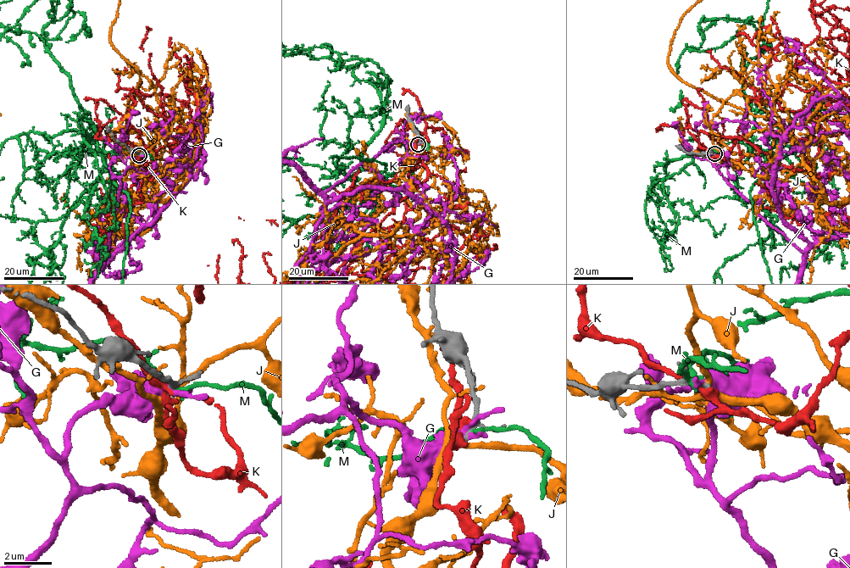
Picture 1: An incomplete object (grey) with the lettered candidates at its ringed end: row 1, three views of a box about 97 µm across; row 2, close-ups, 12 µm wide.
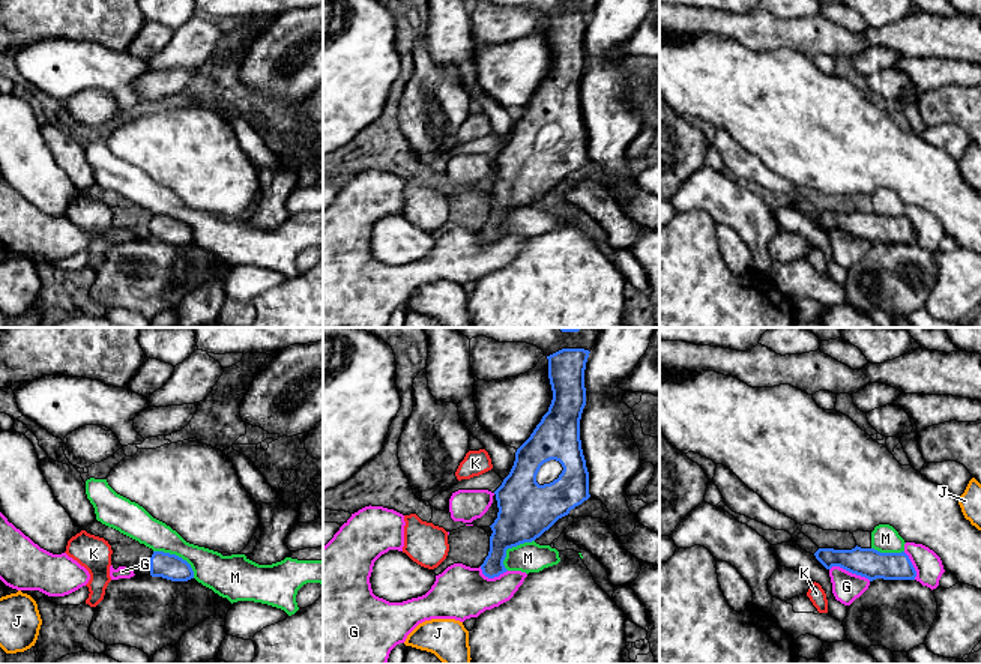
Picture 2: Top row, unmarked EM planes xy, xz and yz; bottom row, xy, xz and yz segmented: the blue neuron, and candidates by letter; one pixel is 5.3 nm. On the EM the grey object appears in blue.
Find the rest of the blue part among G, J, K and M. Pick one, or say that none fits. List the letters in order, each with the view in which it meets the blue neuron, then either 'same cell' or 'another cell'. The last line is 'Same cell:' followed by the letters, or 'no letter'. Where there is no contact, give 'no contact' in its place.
G: yz | another cell
J: no contact | another cell
K: no contact | another cell
M: xy | another cell
Same cell: no letter

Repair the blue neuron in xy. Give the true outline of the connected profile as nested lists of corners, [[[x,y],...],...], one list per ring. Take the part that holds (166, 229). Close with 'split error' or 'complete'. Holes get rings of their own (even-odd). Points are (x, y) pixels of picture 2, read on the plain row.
[[[153,215],[150,221],[150,239],[171,245],[188,245],[194,242],[194,234],[186,224],[176,218]]]; complete

